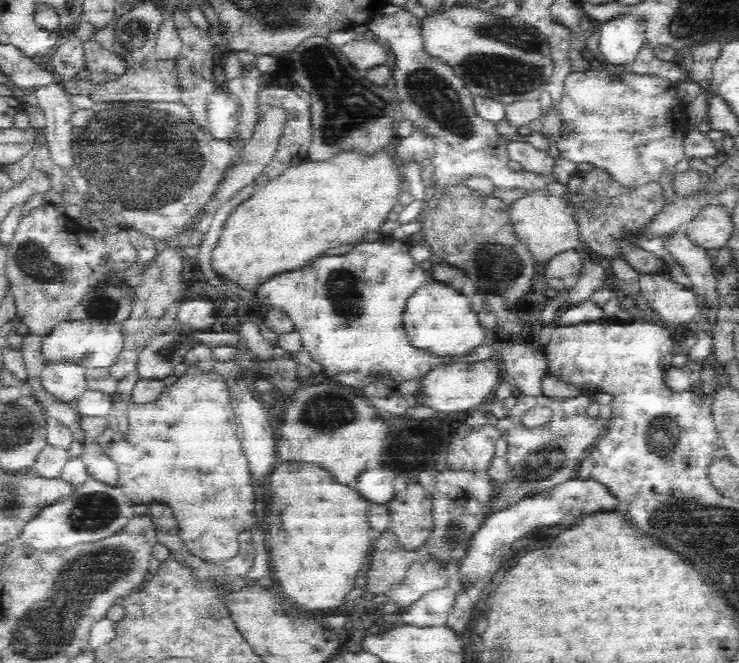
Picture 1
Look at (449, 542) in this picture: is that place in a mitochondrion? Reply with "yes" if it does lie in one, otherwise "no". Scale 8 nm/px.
yes

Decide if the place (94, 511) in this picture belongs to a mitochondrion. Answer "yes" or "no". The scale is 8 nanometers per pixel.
yes

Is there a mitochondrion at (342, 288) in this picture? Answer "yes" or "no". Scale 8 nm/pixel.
yes

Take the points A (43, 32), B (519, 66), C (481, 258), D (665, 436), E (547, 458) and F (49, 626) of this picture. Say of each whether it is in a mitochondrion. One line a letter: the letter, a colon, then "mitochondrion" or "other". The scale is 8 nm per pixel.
A: other
B: mitochondrion
C: mitochondrion
D: mitochondrion
E: mitochondrion
F: mitochondrion

